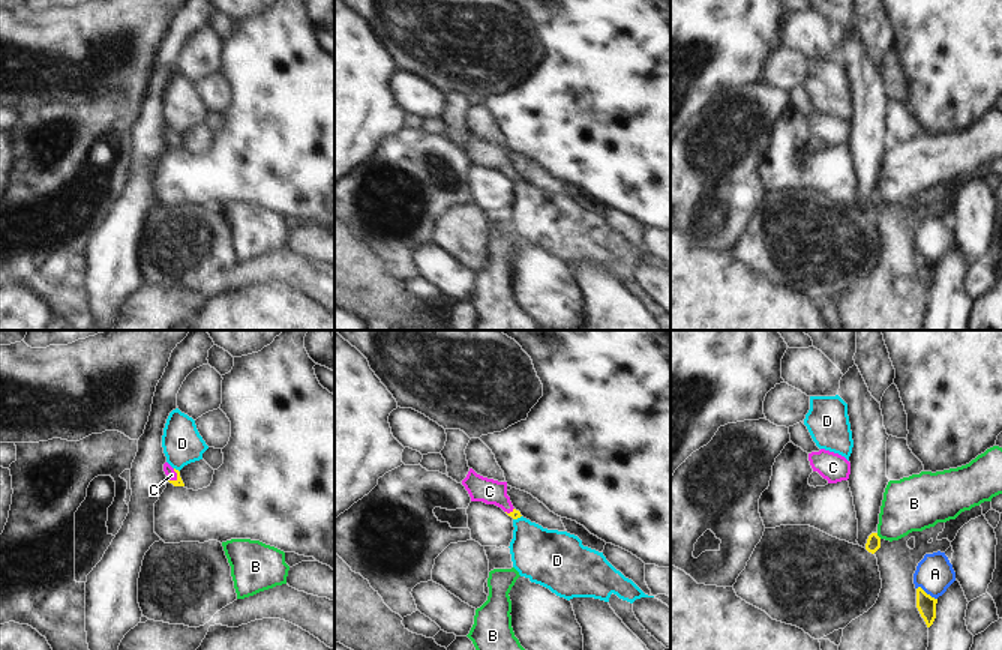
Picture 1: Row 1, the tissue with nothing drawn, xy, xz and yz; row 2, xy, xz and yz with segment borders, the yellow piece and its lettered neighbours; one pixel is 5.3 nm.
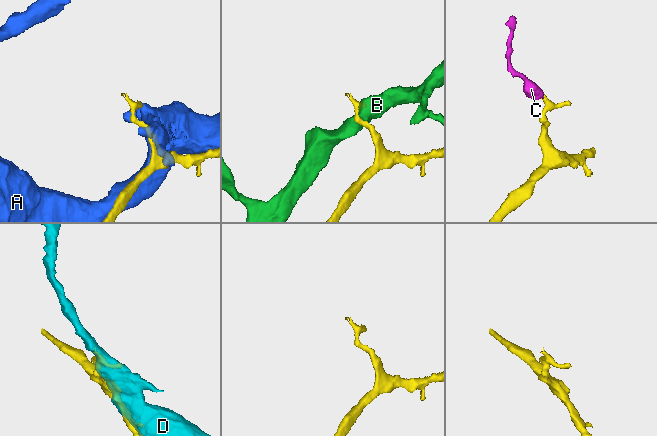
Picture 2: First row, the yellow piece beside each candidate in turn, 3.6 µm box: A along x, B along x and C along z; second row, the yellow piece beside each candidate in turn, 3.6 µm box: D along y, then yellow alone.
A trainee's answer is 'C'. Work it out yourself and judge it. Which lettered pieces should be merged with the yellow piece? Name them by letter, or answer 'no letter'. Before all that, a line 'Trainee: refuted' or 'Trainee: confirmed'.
Trainee: confirmed
C

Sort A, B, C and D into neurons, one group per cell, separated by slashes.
A / B / C / D

